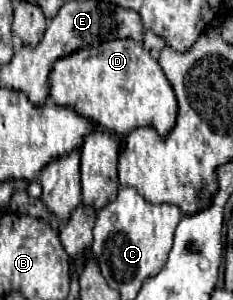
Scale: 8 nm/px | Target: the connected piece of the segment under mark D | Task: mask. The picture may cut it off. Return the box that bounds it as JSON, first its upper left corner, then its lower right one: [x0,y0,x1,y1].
[48,39,178,137]

